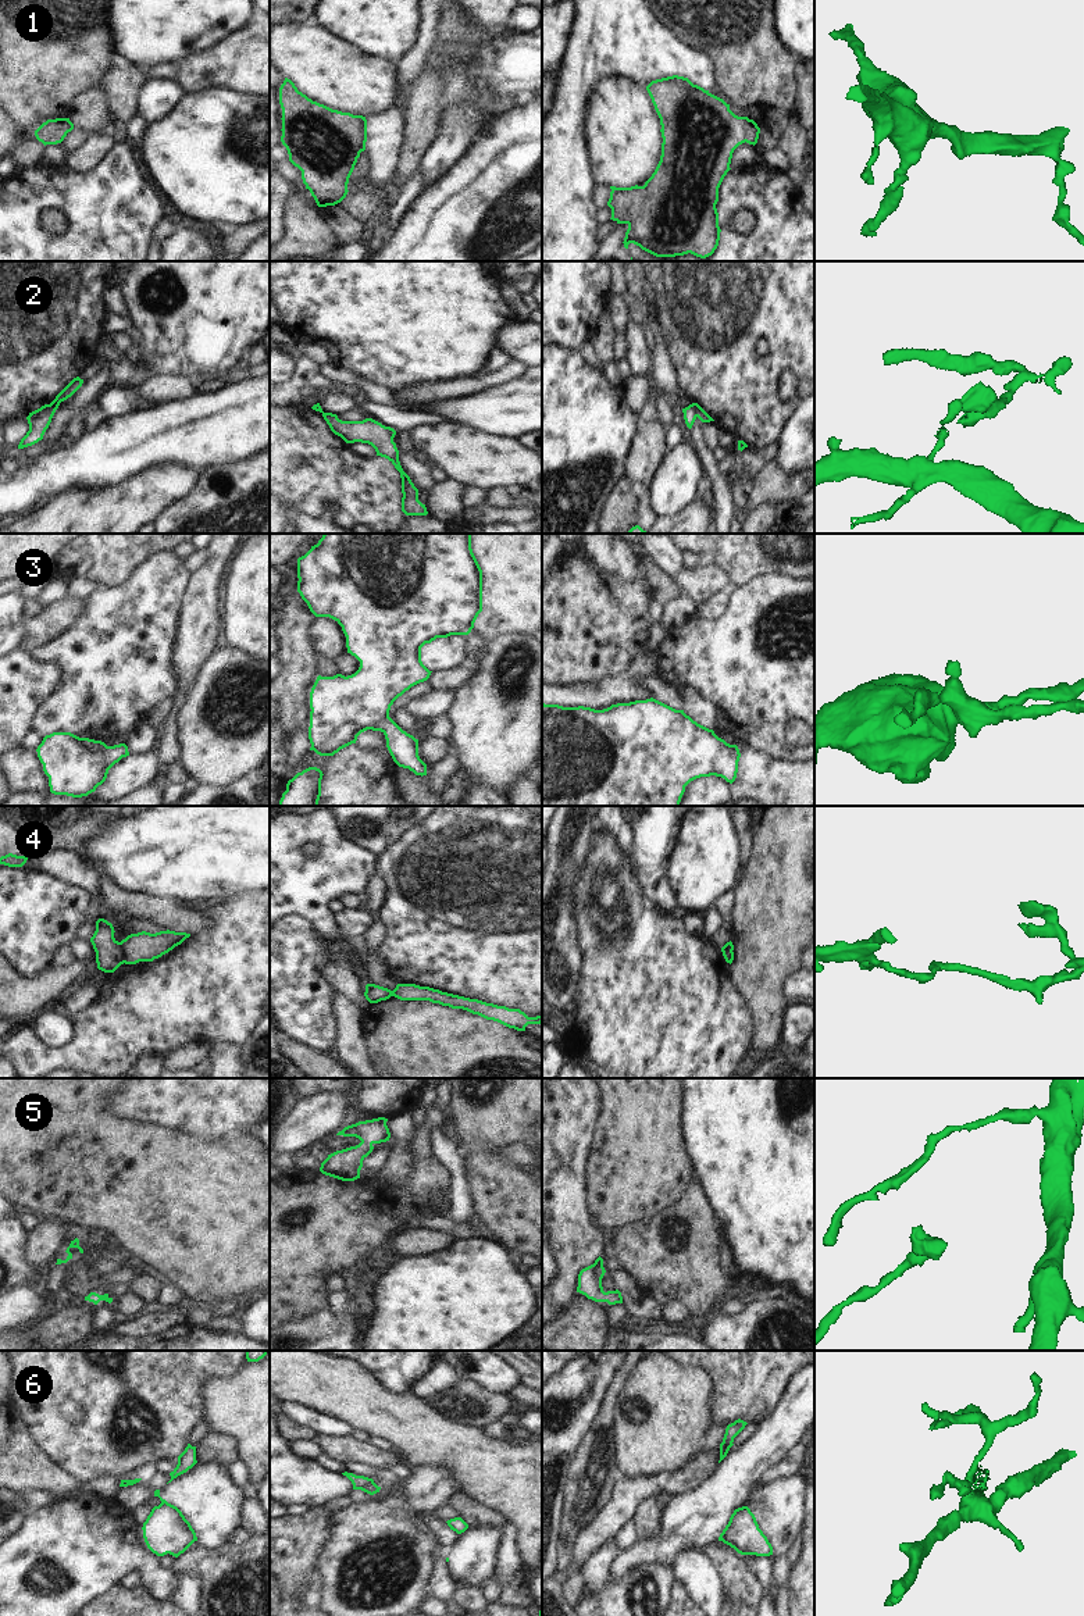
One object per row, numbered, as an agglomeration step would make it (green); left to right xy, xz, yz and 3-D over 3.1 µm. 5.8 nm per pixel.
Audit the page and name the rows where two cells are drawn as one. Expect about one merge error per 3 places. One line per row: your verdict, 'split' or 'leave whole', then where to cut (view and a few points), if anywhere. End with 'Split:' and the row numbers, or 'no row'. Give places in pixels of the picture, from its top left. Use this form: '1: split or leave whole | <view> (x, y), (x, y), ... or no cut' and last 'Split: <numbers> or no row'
1: leave whole | no cut
2: split | yz (692, 403), (696, 416)
3: leave whole | no cut
4: split | xy (120, 942), (124, 962)
5: leave whole | no cut
6: split | xy (161, 1501), (167, 1504)
Split: 2, 4, 6

